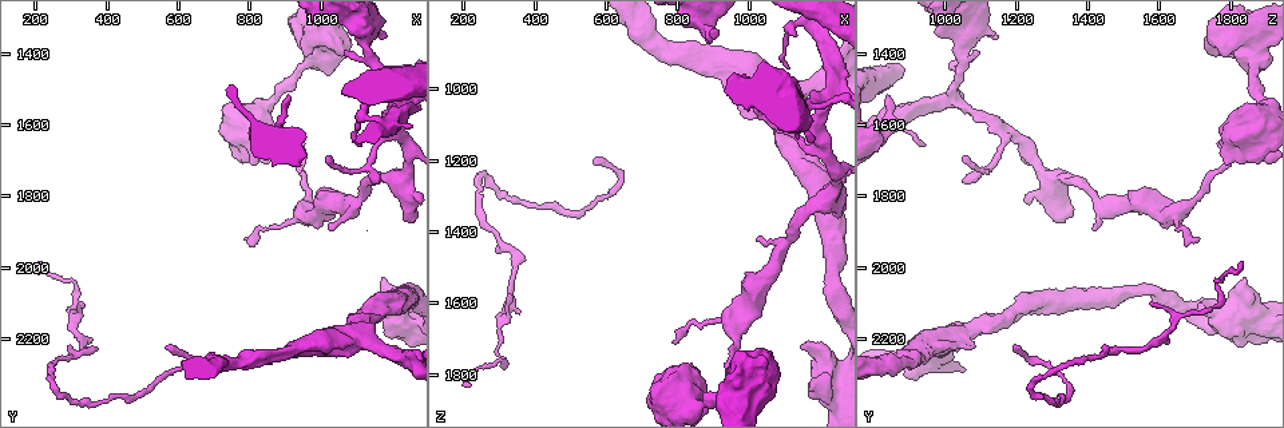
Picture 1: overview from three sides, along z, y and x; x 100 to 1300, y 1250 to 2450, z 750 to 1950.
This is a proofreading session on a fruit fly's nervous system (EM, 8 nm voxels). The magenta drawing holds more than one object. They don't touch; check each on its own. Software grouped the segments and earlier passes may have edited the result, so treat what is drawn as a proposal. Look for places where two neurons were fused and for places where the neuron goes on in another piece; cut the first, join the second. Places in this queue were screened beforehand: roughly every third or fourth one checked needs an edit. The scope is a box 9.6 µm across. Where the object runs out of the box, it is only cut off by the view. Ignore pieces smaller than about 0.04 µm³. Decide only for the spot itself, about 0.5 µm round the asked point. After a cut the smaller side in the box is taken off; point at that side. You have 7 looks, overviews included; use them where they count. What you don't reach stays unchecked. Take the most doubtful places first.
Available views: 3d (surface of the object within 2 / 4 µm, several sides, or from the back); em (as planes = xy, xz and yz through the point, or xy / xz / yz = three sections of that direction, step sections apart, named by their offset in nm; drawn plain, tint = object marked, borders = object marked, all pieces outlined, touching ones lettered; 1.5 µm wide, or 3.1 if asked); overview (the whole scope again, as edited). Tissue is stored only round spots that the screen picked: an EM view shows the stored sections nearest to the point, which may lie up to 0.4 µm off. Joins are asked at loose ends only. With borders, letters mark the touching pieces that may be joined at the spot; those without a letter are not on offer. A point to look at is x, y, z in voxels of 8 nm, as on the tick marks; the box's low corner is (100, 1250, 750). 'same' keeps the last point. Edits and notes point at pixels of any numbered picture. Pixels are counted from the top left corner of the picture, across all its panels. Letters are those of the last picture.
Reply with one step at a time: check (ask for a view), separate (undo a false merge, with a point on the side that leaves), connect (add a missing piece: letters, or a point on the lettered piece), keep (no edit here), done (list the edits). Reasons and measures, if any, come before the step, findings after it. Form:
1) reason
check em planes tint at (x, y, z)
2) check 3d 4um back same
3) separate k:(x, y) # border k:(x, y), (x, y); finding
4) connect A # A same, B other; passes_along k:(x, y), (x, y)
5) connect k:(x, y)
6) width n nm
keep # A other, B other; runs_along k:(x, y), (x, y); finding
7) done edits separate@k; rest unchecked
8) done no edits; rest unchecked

an open end
check 3d 2um back at (220, 1990, 1830)

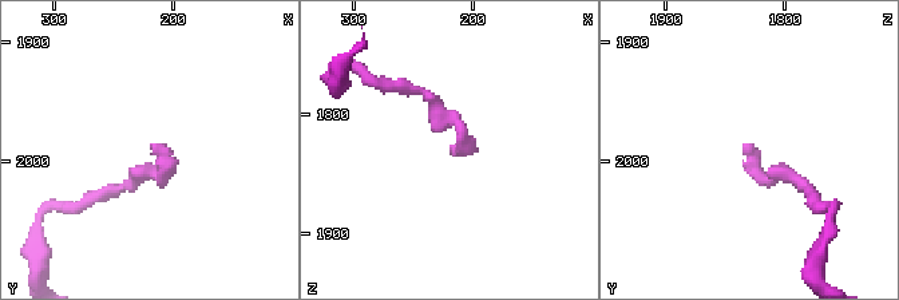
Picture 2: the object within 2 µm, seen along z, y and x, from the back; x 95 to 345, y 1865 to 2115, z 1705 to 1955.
check em xy step 4 borders at (220, 1984, 1832)

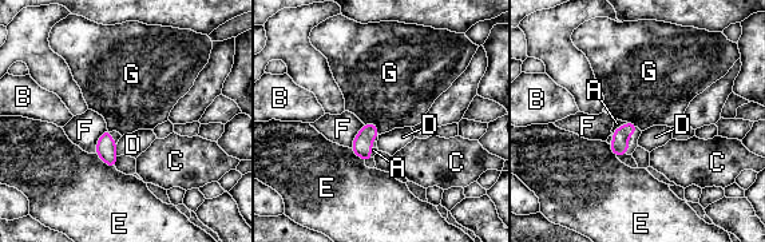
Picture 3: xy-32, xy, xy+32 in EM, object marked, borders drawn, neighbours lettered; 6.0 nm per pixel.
check em planes borders same

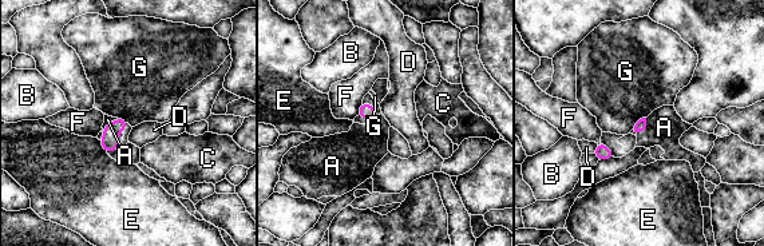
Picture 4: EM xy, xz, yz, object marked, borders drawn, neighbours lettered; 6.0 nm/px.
connect A # A same, B other, C other, D other, E other, F other, G other; passes_along 4:(640, 126), (645, 126), (664, 127); it goes on there

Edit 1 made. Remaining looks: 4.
touches itself
check em xz step 4 tint at (1190, 2070, 1830)

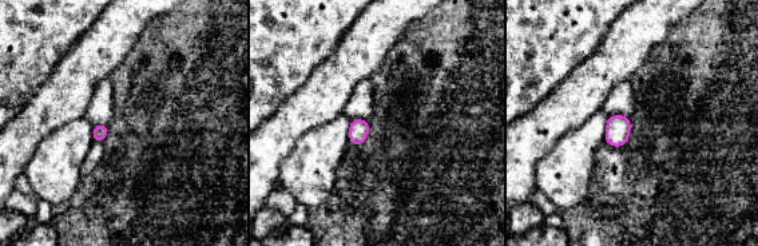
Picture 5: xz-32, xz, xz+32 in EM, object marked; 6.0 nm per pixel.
check em xz step 4 borders same

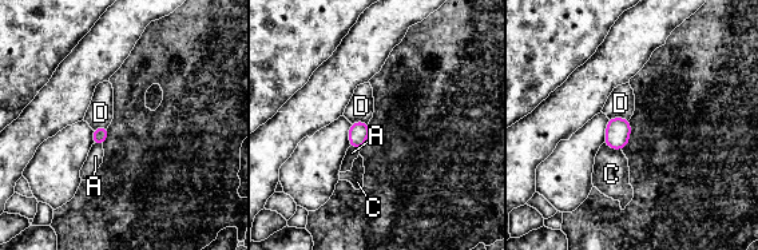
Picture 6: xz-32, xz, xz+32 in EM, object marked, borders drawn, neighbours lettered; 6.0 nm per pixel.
keep # A other, C other, D other; border 6:(603, 143), (620, 151); one neuron here

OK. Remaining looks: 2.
done edits connect@4; rest unchecked

